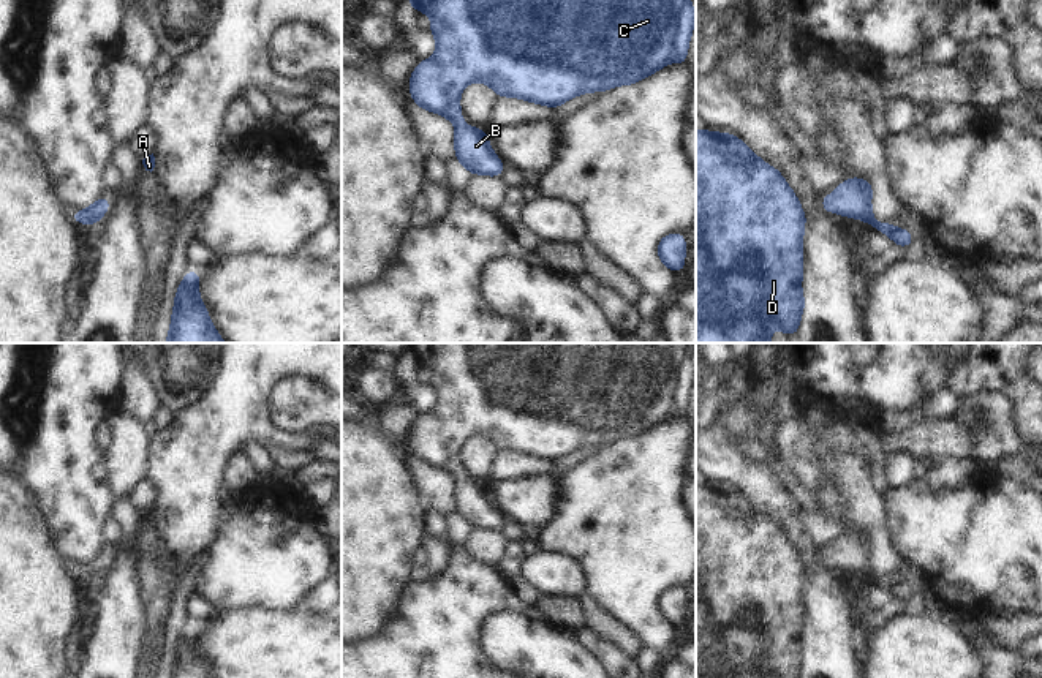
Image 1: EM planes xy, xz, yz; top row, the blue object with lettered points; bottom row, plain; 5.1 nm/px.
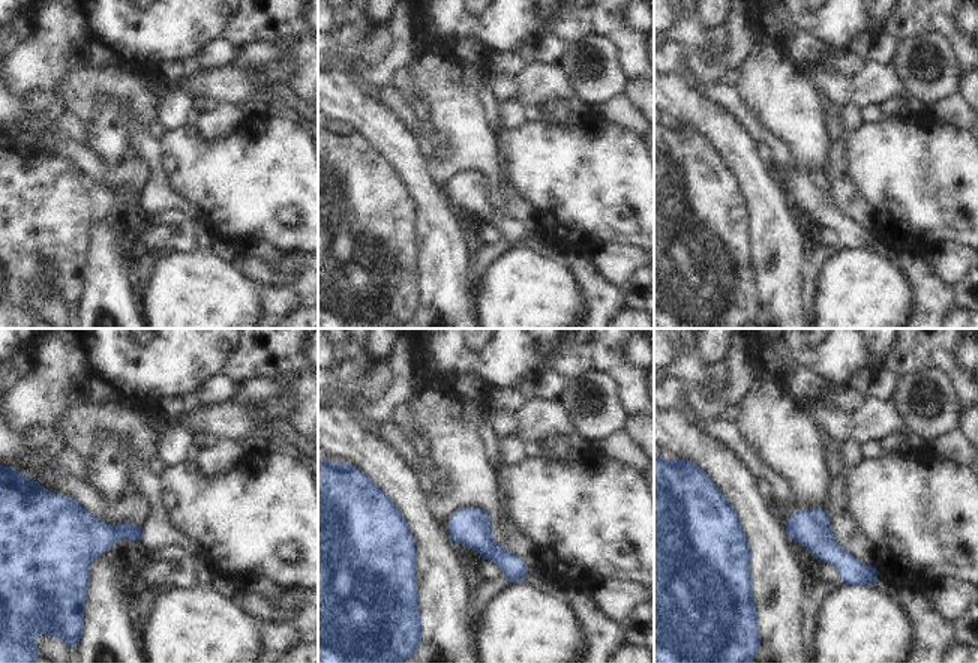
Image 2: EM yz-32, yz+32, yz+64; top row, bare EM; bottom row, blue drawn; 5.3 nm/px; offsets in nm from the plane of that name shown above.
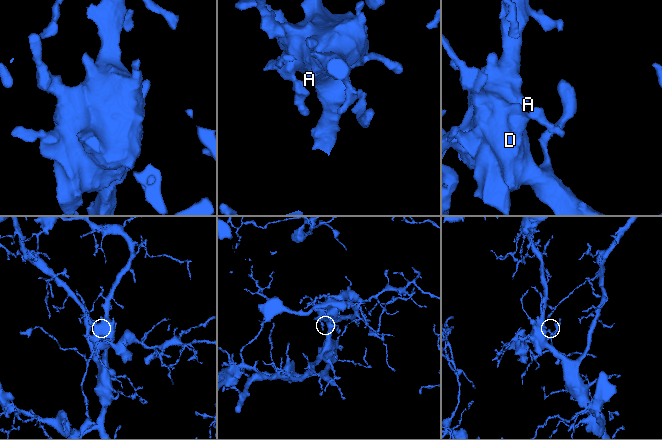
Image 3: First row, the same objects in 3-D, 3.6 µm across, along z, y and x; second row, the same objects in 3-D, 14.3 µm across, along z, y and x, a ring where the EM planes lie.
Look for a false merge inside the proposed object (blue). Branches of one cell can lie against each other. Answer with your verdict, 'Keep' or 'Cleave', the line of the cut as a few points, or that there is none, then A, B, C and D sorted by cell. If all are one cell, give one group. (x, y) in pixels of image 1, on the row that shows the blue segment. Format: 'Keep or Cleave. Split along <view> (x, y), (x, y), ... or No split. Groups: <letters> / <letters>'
Keep. No split. Groups: A B C D

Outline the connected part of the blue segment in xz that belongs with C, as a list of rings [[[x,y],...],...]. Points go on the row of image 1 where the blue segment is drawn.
[[[408,0],[432,17],[430,33],[436,40],[435,55],[421,60],[410,77],[413,101],[444,115],[452,125],[455,160],[471,172],[500,177],[506,169],[489,144],[487,131],[463,123],[460,93],[471,82],[490,85],[496,96],[522,98],[534,104],[558,107],[587,92],[604,92],[631,85],[675,62],[686,65],[694,30],[691,0]]]

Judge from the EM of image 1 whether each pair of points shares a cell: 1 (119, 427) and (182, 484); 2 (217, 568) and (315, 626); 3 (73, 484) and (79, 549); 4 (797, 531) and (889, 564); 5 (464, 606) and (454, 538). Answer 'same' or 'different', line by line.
1: different
2: different
3: same
4: different
5: different

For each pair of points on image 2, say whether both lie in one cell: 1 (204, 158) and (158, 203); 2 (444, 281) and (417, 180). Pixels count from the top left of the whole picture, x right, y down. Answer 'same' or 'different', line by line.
1: different
2: same

